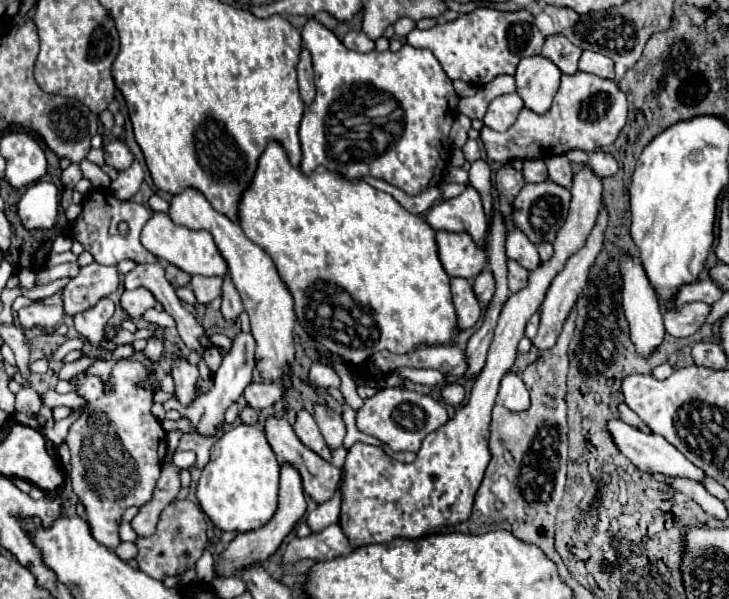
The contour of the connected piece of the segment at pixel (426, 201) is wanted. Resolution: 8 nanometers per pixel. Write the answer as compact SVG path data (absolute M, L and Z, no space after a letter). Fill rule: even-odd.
M362 176L361 178L350 179L350 181L353 182L361 180L368 182L370 186L378 188L378 190L384 190L384 192L392 194L392 196L394 196L408 212L412 212L412 214L424 214L436 200L440 200L440 194L442 194L438 186L432 186L432 188L426 188L424 192L420 192L418 196L408 196L408 194L404 194L400 188L396 188L396 186L392 186L392 184L384 182L384 180L372 178L372 176Z

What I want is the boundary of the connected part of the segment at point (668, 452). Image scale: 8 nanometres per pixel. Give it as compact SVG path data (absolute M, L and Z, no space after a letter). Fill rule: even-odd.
M610 420L608 422L608 430L612 432L612 438L616 440L616 446L620 448L620 452L624 452L624 456L628 456L636 468L644 470L644 472L654 472L654 474L664 474L670 478L690 478L696 482L704 482L706 474L702 468L694 466L676 446L672 446L666 438L658 436L658 434L644 434L638 428L622 422L622 420Z

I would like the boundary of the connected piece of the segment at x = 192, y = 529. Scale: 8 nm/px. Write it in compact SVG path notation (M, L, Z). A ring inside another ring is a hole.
M174 500L168 504L158 520L156 532L146 538L136 538L136 562L142 572L152 576L154 580L164 580L166 576L180 576L190 568L196 568L198 558L208 546L206 536L206 516L204 512L190 500Z

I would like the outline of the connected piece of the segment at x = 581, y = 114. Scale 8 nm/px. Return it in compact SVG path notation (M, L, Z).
M576 72L564 74L558 94L554 96L552 108L544 114L536 114L528 108L522 108L518 120L506 132L496 132L488 126L480 130L480 138L484 142L486 154L494 162L508 164L512 160L534 160L534 158L550 158L558 154L566 154L568 150L580 148L586 152L600 150L602 146L612 144L620 130L626 124L628 104L626 94L612 80L598 78L594 74Z

